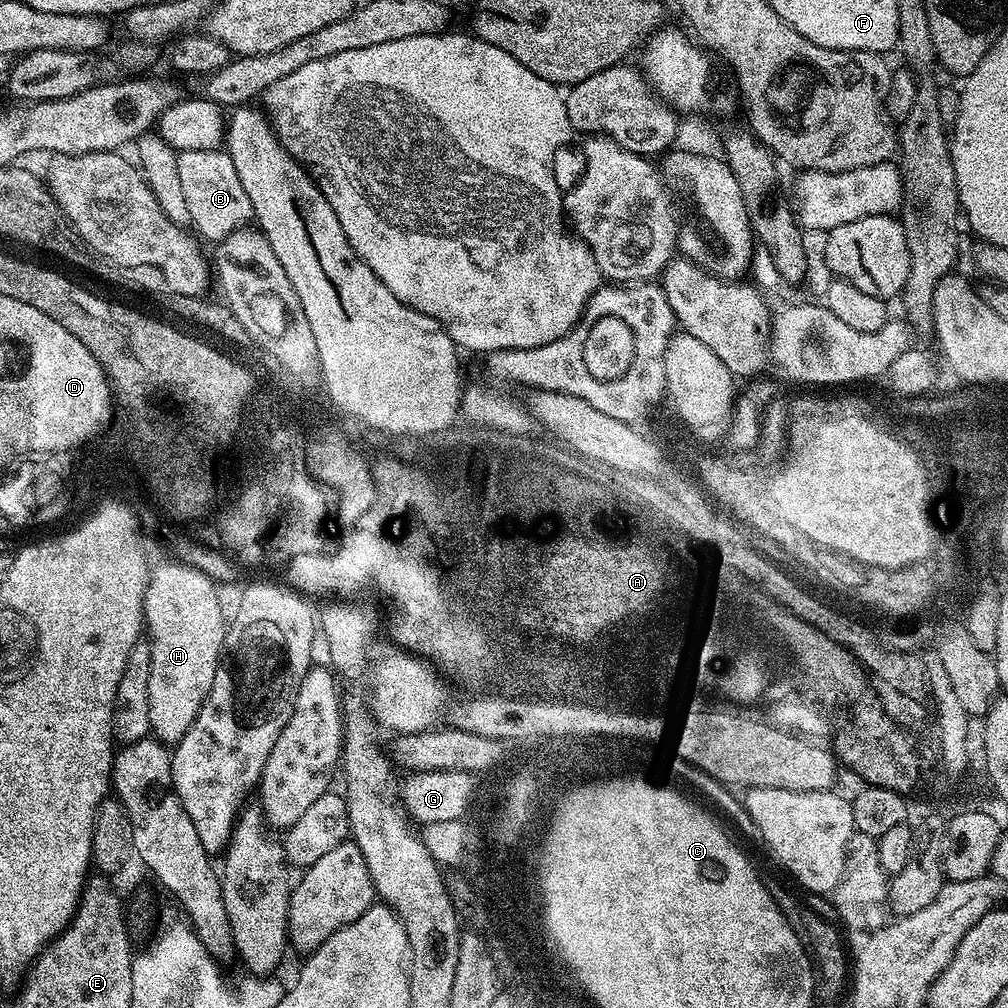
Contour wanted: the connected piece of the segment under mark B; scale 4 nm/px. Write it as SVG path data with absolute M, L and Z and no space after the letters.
M186 150L178 155L178 175L186 206L190 210L191 227L197 228L211 242L224 240L240 228L253 223L250 194L234 170L234 162L224 150Z

